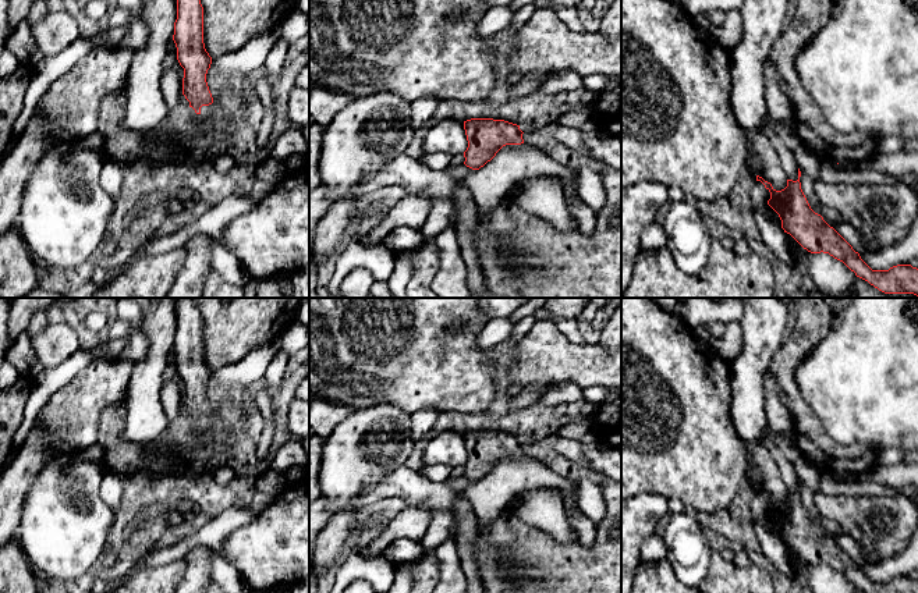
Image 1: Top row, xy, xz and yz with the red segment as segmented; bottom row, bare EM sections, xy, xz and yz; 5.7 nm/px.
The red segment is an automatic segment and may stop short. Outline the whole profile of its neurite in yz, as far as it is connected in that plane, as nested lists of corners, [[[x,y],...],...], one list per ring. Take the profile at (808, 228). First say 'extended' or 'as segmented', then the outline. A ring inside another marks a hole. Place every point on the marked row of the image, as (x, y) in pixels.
extended; [[[798,168],[798,180],[787,180],[787,187],[776,191],[770,182],[756,175],[756,182],[751,189],[751,200],[755,207],[769,205],[780,217],[781,228],[790,234],[804,249],[811,253],[829,253],[834,259],[843,262],[857,277],[868,281],[871,285],[885,294],[914,294],[918,296],[918,269],[911,264],[897,264],[889,270],[872,270],[859,256],[858,252],[833,228],[820,214],[815,213],[800,182],[801,171]]]

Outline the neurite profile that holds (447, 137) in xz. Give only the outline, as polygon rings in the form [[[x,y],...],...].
[[[451,118],[443,120],[432,127],[422,143],[422,152],[426,155],[446,153],[456,156],[464,153],[467,148],[468,141],[464,124]]]

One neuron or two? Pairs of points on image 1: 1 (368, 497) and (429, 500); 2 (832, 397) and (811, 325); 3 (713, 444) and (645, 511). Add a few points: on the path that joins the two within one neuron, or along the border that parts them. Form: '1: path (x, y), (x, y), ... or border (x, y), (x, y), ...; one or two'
1: path (383, 489), (414, 489); one
2: border (832, 316), (828, 334), (794, 369); two
3: border (635, 494), (656, 493), (667, 500); two

